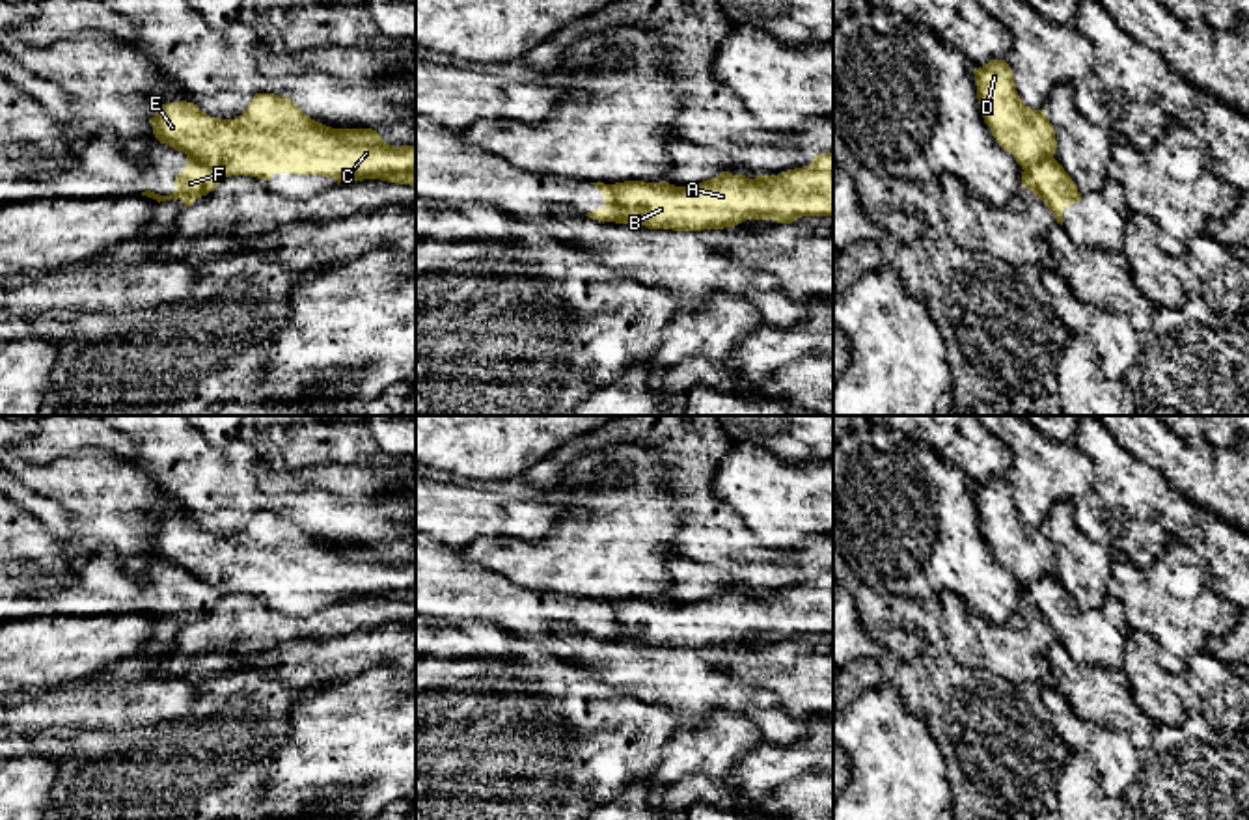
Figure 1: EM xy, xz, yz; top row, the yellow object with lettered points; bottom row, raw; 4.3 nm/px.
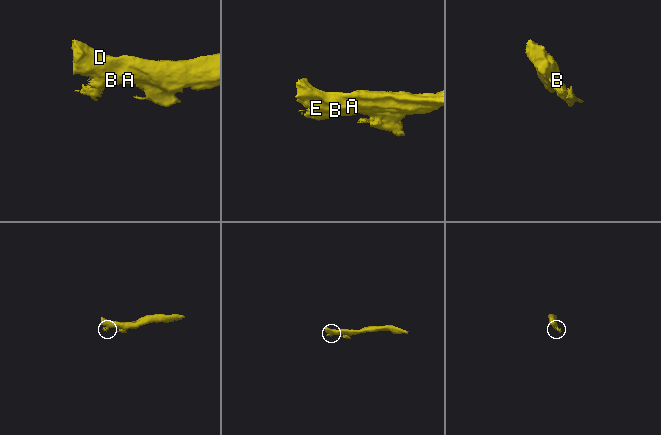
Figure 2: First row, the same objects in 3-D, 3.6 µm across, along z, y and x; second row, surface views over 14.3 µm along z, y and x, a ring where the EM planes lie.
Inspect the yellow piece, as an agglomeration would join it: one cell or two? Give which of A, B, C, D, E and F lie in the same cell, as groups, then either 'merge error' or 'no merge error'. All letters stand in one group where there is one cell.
groups A B C D E / F; merge error

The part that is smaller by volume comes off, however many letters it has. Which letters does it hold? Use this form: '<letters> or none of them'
F

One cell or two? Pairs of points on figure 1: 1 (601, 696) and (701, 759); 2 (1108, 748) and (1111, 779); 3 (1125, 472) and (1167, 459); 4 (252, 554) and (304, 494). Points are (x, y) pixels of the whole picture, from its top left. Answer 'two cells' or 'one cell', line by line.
1: two cells
2: one cell
3: two cells
4: two cells

